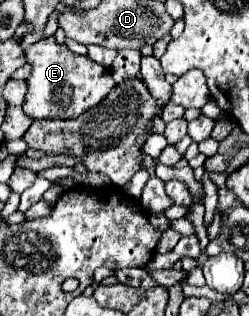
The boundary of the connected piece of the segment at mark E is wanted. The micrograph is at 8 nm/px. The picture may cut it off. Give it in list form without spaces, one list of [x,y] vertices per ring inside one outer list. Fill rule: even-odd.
[[[55,36],[41,38],[25,50],[25,58],[31,64],[31,76],[27,80],[29,90],[23,104],[23,112],[33,120],[43,118],[79,118],[83,112],[97,106],[115,88],[111,72],[101,64],[89,60],[87,56],[77,56],[69,52]]]

